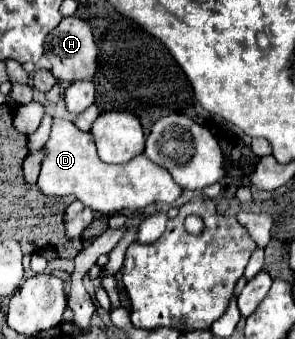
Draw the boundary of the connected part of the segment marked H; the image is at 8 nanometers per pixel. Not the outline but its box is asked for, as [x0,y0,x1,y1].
[44,17,98,83]

